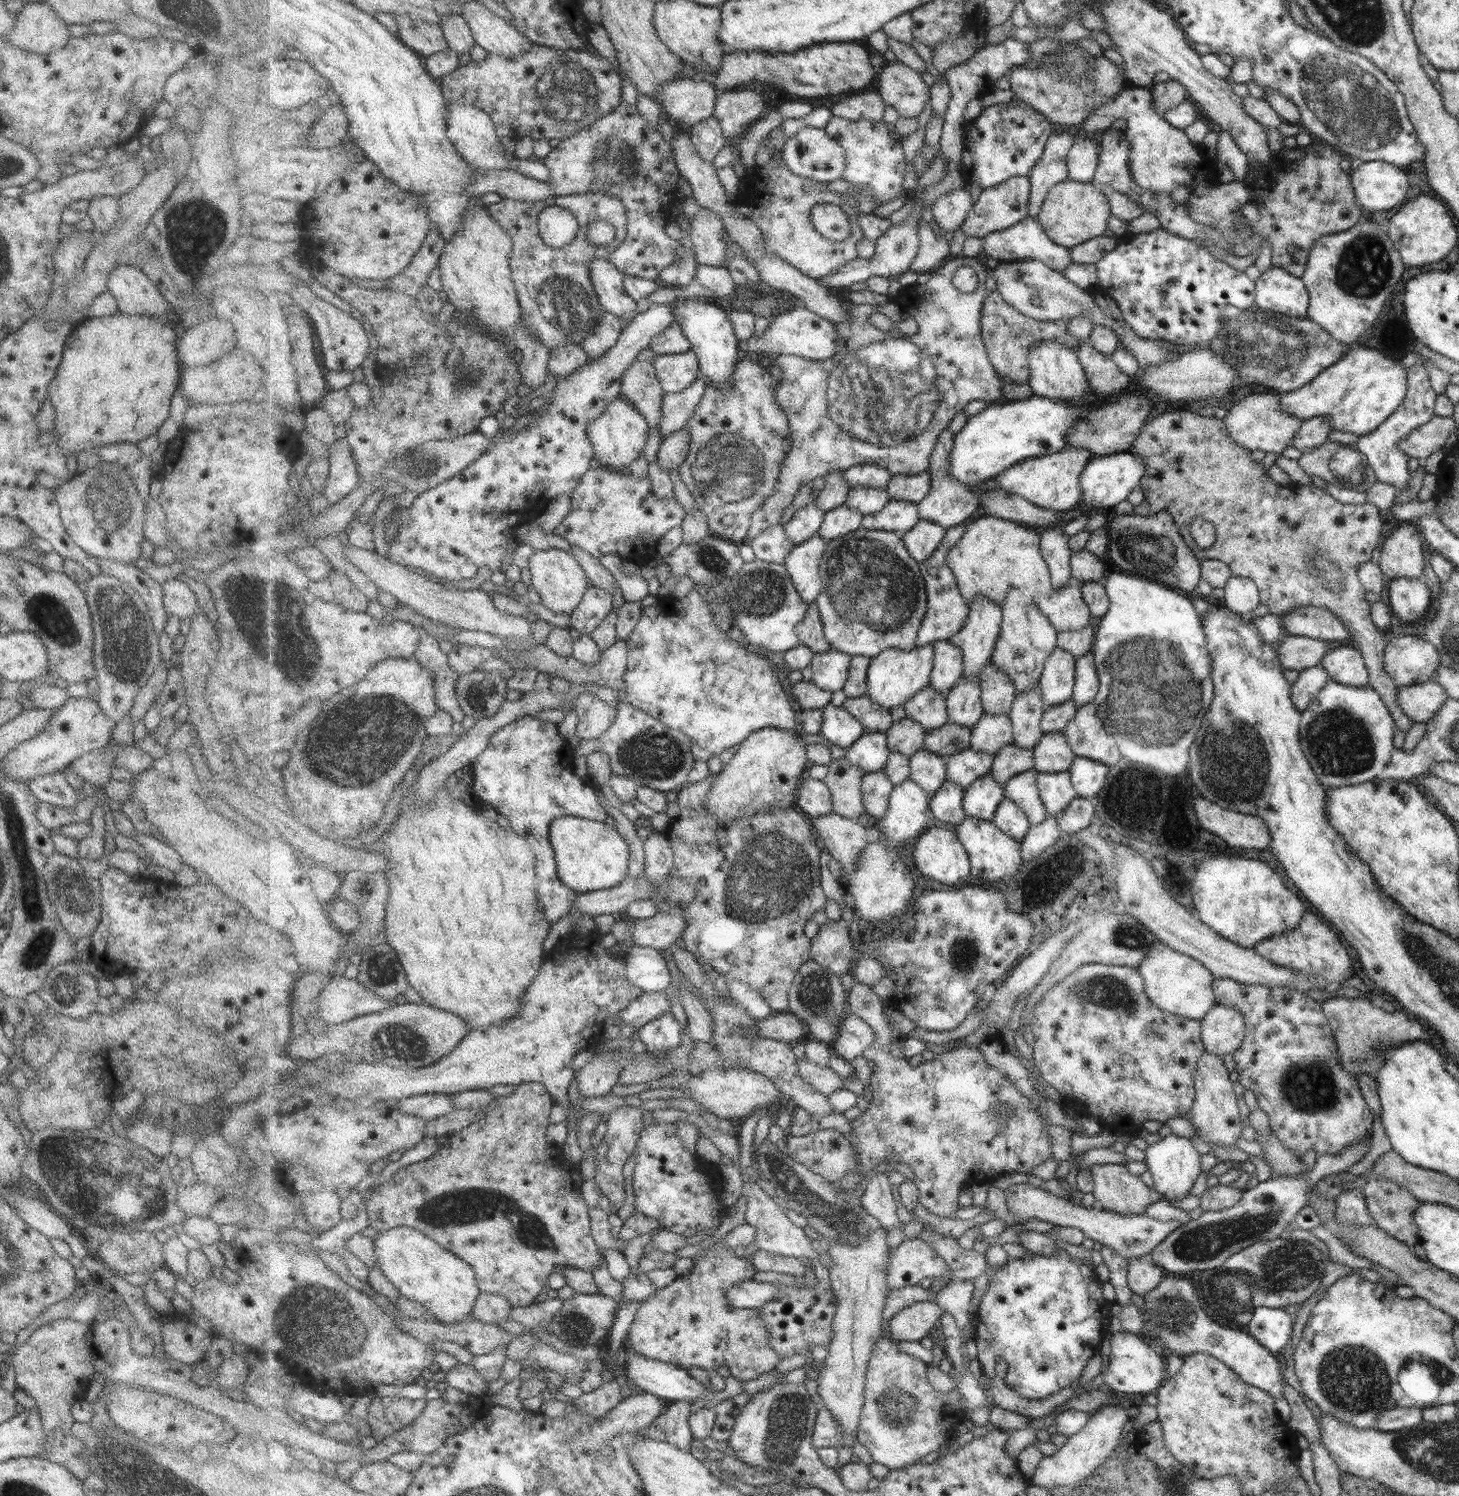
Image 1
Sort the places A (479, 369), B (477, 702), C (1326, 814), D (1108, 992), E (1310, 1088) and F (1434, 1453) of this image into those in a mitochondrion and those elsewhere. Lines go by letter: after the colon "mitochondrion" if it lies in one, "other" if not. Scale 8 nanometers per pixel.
A: mitochondrion
B: mitochondrion
C: other
D: mitochondrion
E: mitochondrion
F: mitochondrion

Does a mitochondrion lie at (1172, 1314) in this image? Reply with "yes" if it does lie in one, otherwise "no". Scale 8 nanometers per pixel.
yes

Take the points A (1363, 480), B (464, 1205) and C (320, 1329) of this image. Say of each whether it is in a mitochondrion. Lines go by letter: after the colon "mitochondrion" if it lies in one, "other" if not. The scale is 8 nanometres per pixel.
A: other
B: mitochondrion
C: mitochondrion

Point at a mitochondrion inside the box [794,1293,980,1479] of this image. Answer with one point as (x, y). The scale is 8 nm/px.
(899, 1408)

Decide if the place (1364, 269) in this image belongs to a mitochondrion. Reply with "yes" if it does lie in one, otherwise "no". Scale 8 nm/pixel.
yes

